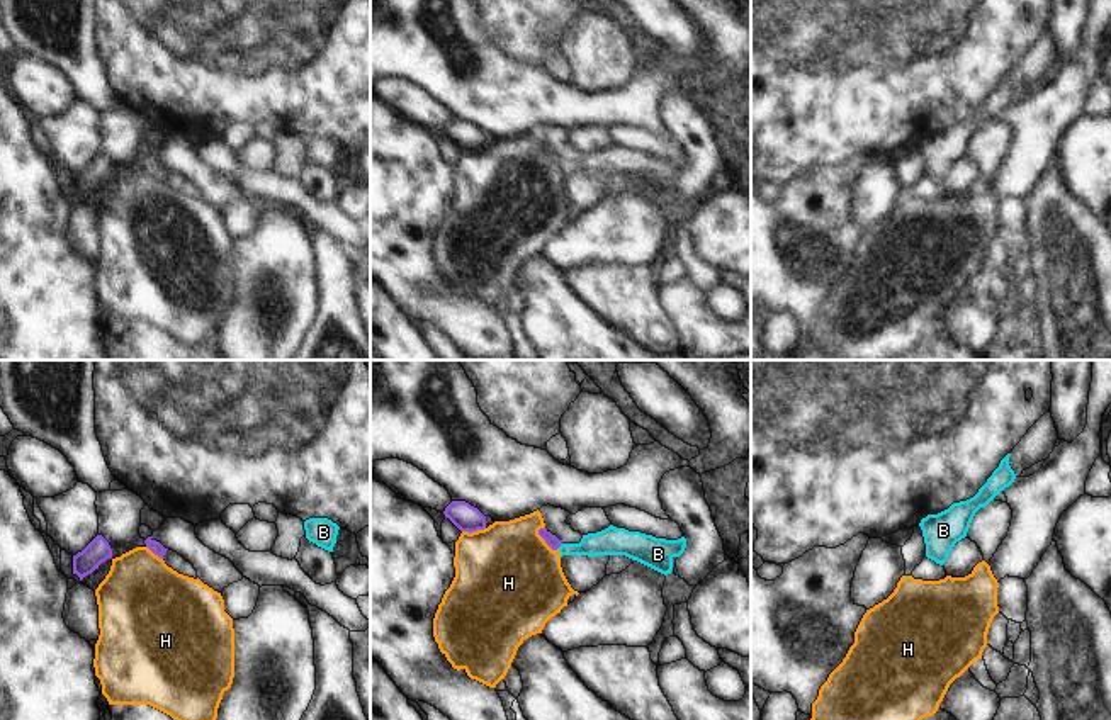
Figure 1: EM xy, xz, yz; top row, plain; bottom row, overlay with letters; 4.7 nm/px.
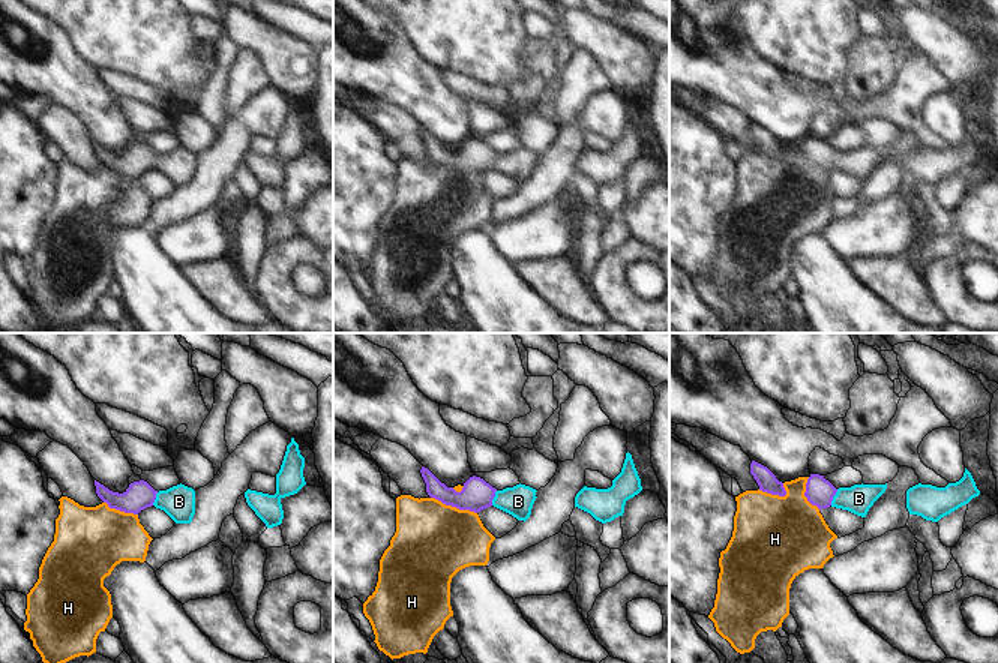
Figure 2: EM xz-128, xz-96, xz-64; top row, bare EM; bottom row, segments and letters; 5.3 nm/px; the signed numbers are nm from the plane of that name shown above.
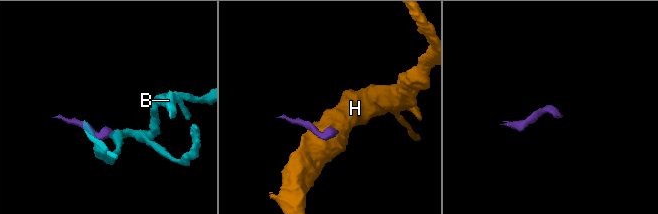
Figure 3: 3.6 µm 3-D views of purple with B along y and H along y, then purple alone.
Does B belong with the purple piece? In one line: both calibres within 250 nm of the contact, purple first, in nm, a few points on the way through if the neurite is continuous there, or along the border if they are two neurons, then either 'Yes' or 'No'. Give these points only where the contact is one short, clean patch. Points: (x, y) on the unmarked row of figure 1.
Thickness 60 nm (purple) against 140 nm. Path across: xz (551, 160), (559, 165), (583, 168), (612, 160). Yes

